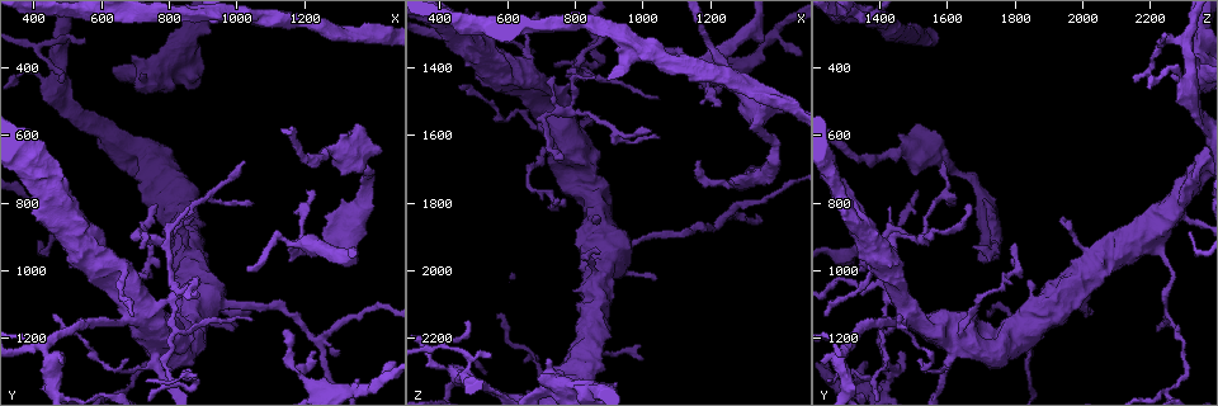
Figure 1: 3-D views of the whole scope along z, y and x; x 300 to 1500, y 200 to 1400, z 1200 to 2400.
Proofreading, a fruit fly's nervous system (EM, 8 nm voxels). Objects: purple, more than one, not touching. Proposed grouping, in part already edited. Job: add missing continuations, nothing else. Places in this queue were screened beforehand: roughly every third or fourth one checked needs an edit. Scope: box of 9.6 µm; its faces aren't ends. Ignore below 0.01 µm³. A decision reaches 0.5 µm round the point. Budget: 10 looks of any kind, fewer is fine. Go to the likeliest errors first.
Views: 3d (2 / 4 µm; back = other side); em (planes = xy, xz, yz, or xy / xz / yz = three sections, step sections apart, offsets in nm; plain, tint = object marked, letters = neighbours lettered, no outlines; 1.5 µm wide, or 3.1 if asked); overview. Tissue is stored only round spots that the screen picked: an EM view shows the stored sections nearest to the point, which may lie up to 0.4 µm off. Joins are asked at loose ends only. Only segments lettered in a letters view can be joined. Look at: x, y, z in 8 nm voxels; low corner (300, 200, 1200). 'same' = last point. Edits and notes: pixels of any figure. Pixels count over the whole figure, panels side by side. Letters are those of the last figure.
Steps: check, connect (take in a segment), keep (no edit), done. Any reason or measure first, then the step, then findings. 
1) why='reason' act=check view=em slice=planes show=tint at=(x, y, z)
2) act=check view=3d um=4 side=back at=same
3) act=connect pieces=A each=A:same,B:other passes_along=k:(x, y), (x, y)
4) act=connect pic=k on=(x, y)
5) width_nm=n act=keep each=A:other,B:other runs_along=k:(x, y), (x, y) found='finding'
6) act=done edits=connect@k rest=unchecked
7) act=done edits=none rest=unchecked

why='free end' act=check view=em slice=planes show=letters at=(1160, 930, 1670)

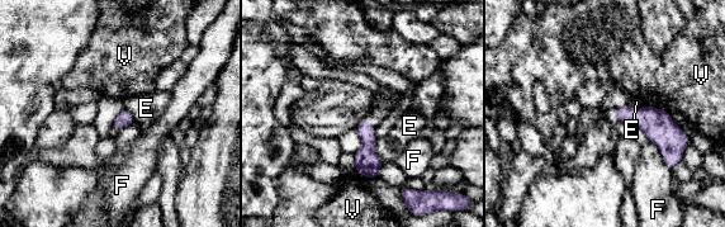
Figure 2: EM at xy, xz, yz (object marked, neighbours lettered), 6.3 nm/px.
act=keep each=E:other,F:other,V:other border=2:(375, 138), (375, 154), (383, 162) found='no lettered segment goes on from it'

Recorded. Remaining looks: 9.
why='thin end' act=check view=em slice=xy step=4 show=tint at=(1200, 760, 1510)

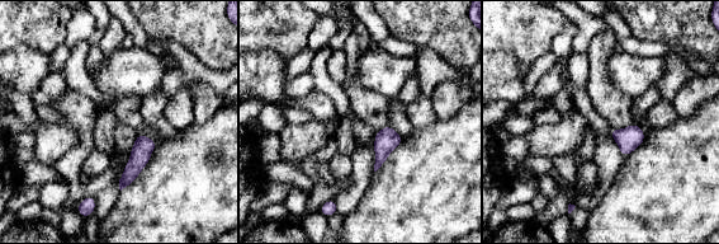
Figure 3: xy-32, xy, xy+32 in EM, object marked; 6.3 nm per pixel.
act=check view=em slice=yz step=4 show=letters at=same

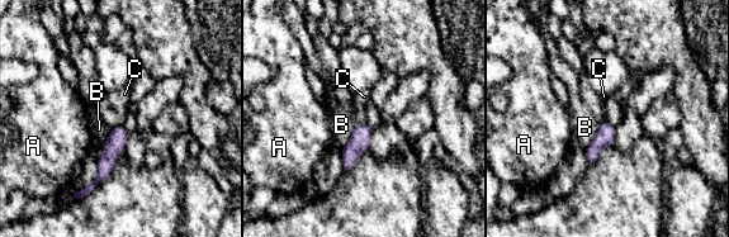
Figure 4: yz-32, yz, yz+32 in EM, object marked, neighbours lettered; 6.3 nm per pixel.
act=keep each=A:other,B:other,C:other border=4:(122, 124), (112, 128) found='no lettered segment goes on from it'

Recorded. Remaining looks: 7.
why='thin end' act=check view=em slice=xy step=8 show=tint at=(1020, 990, 1350)

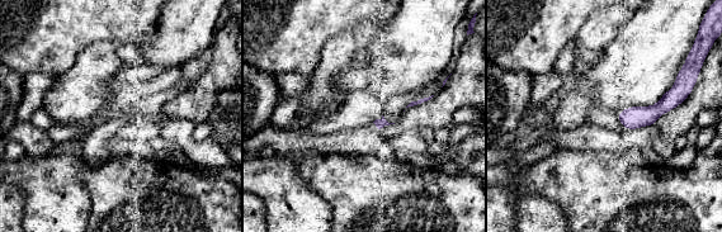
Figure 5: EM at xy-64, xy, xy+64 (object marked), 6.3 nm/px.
act=check view=em slice=planes show=tint at=same

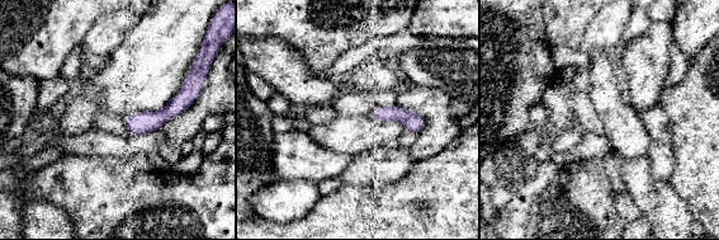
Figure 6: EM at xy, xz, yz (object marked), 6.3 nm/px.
act=check view=em slice=planes show=letters at=same

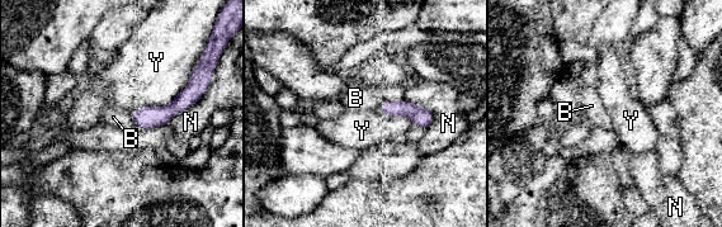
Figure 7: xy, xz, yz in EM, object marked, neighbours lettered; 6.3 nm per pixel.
act=connect pieces=B each=B:same,N:other,Y:other found='the neuron continues'

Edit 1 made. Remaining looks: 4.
act=done edits=connect@7 rest=unchecked

